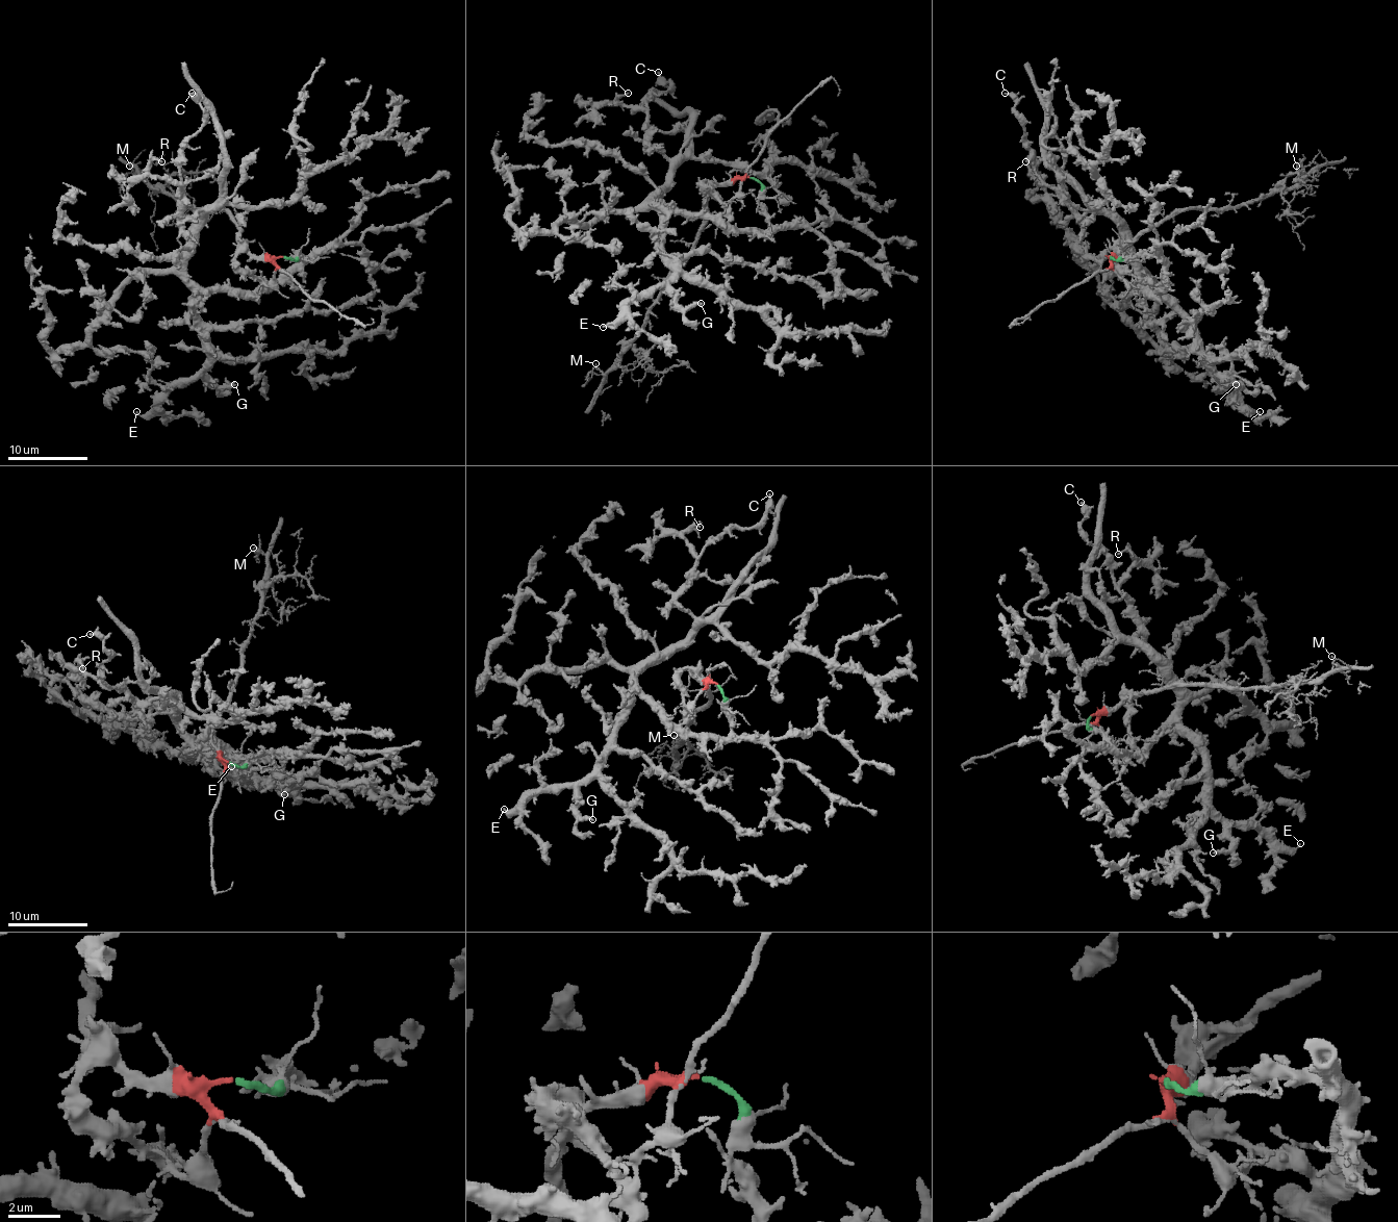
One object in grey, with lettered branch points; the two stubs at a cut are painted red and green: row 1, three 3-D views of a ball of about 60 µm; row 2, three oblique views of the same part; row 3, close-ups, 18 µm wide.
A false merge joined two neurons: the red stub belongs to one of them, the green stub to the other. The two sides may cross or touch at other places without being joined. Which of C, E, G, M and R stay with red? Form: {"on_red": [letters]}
{"on_red": ["M"]}

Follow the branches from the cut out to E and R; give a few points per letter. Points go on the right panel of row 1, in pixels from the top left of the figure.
E: (1111, 255), (1162, 261), (1162, 283), (1144, 291), (1180, 315), (1222, 381), (1260, 411)
R: (1111, 255), (1162, 261), (1162, 283), (1154, 291), (1144, 289), (1120, 230), (1094, 209), (1078, 215), (1024, 162)

